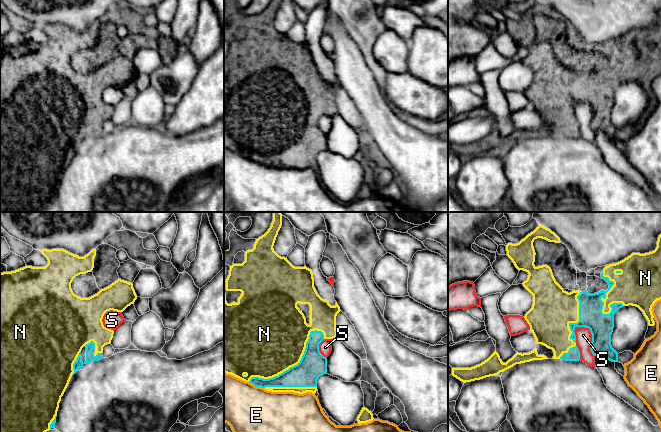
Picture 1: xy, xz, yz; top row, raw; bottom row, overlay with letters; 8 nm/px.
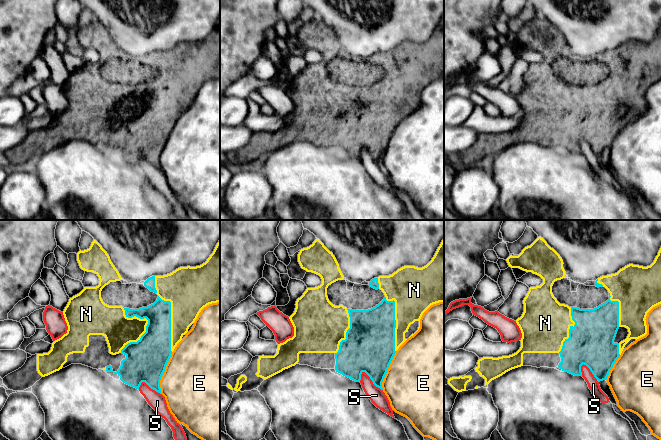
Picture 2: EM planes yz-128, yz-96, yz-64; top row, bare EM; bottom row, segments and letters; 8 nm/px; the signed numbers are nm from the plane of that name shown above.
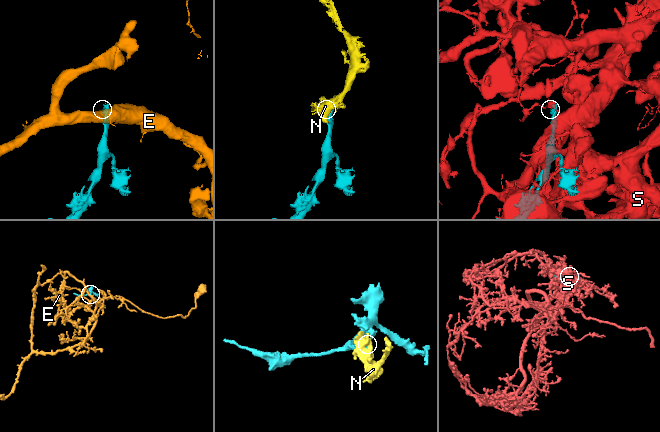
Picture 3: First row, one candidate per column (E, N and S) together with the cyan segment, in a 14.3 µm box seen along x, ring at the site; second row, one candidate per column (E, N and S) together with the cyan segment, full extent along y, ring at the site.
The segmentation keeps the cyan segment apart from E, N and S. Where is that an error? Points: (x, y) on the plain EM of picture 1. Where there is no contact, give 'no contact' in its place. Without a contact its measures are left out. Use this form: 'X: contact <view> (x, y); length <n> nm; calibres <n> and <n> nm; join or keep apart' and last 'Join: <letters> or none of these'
E: contact xz (256, 162); length 140 nm; calibres 130 and 460 nm; keep apart
N: contact xz (295, 141); length 700 nm; calibres 220 and 480 nm; join
S: contact yz (592, 112); length 300 nm; calibres 190 and 130 nm; keep apart
Join: N

